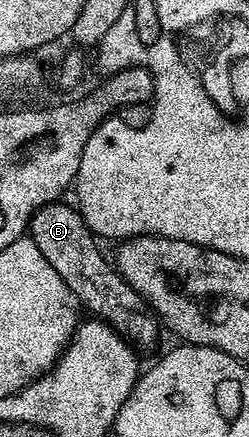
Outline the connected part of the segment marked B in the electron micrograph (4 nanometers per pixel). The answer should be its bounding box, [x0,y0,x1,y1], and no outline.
[30,201,159,347]

